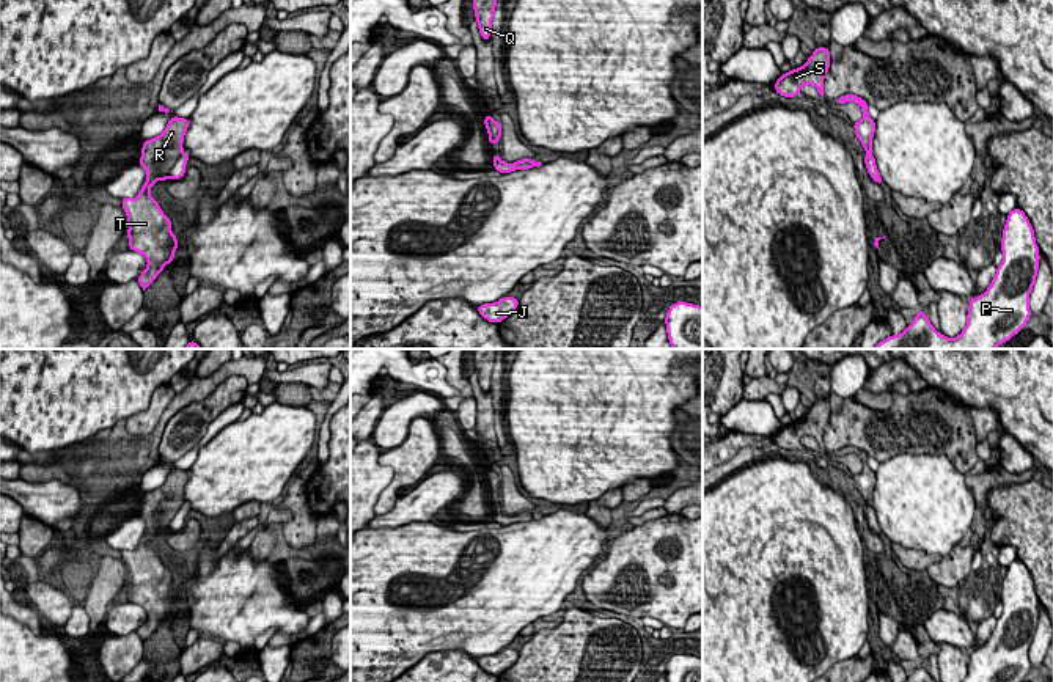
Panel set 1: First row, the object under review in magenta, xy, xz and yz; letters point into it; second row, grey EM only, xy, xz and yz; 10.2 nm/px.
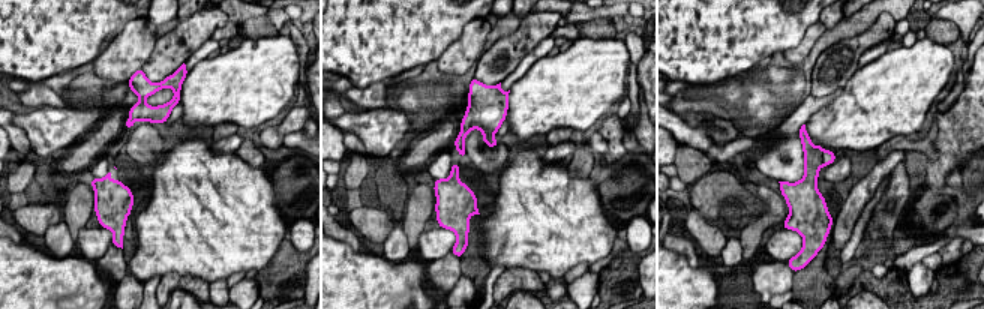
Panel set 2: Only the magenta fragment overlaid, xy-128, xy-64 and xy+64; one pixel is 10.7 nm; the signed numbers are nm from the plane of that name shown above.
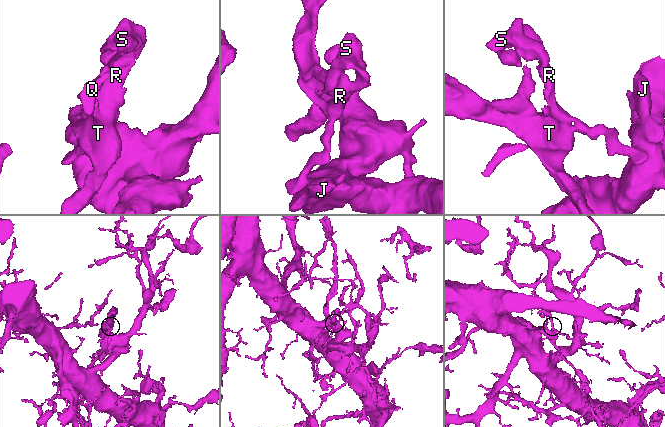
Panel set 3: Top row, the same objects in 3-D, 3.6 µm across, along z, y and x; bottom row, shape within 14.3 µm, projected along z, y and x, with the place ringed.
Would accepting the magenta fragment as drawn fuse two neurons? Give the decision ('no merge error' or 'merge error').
merge error

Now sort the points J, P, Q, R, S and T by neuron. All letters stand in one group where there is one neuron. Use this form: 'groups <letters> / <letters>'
groups J P / Q R S T

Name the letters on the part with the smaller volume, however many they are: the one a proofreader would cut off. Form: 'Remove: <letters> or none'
Remove: Q, R, S, T

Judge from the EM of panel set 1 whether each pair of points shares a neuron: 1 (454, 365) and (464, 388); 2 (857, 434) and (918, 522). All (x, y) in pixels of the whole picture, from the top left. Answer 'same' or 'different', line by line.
1: same
2: different

